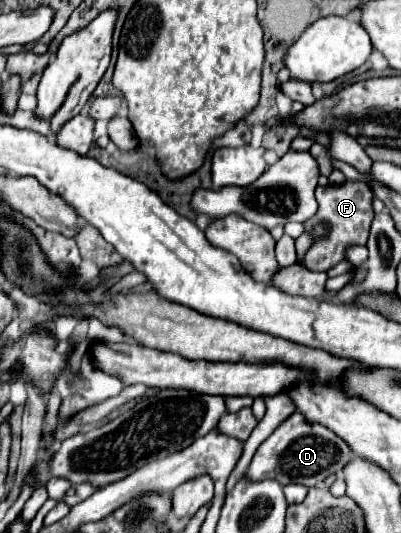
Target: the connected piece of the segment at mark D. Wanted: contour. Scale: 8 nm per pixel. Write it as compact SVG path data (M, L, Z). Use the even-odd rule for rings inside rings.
M293 412L287 420L283 420L275 432L257 448L251 466L245 472L245 478L251 482L261 480L277 480L281 486L287 484L303 484L307 488L323 484L329 474L341 470L351 458L351 450L345 442L337 438L329 428L321 424L309 424L299 412Z

